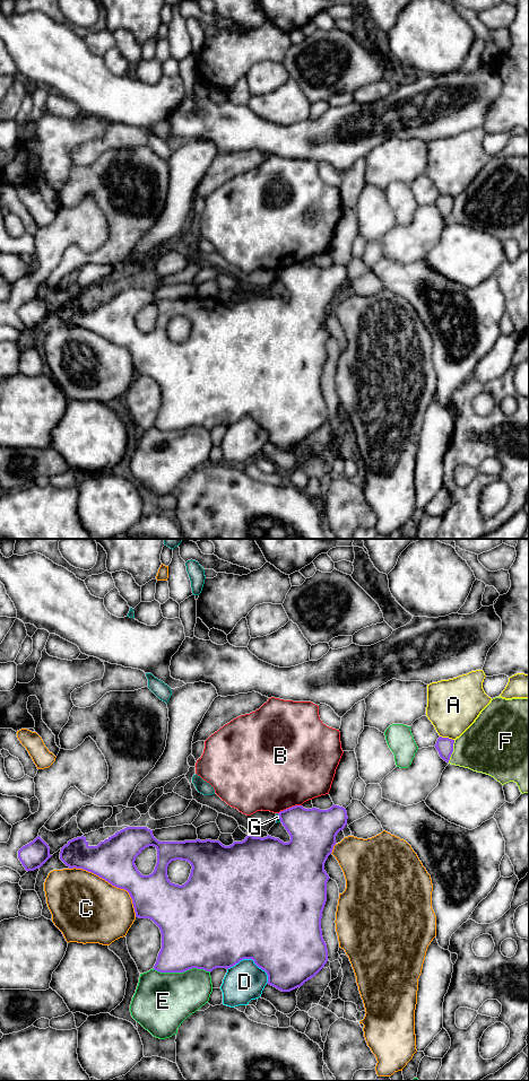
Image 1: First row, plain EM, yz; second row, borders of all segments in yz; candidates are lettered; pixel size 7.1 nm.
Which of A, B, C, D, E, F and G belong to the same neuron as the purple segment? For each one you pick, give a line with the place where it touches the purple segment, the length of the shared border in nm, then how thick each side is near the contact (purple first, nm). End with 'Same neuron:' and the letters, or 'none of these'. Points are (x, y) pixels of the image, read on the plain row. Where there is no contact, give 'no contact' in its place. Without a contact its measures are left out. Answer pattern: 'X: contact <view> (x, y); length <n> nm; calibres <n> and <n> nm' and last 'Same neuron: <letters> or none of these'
Same neuron: none of these

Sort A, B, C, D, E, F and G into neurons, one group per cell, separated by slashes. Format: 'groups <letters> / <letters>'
groups A / B / C / D / E / F / G

